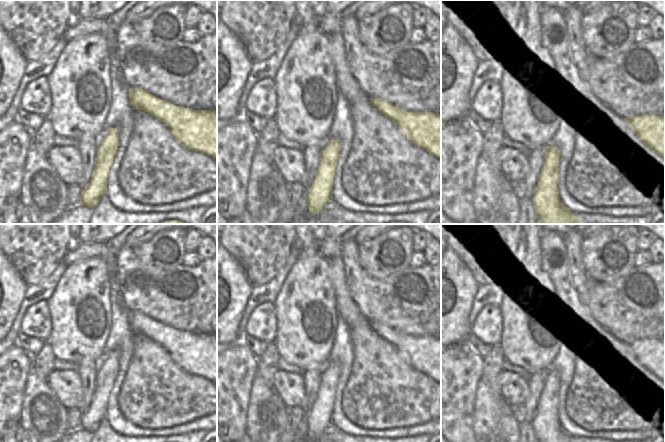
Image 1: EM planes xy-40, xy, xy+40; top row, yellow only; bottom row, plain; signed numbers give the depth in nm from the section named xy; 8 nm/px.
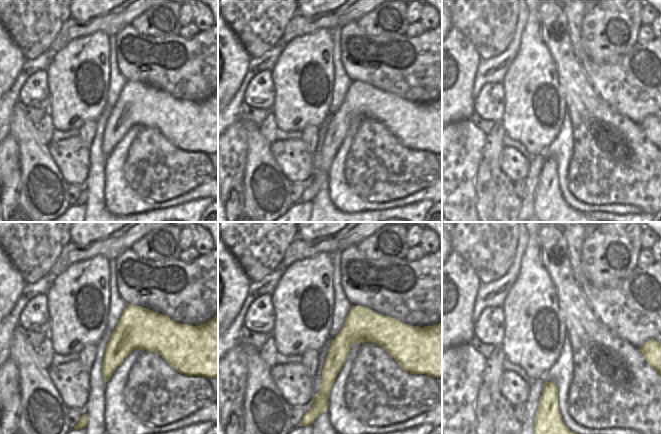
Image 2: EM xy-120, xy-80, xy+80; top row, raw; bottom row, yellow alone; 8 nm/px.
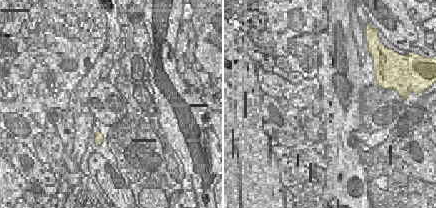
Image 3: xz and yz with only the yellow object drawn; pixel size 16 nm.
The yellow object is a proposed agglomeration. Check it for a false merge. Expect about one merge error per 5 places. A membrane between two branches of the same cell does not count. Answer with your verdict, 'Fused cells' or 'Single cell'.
Single cell.

